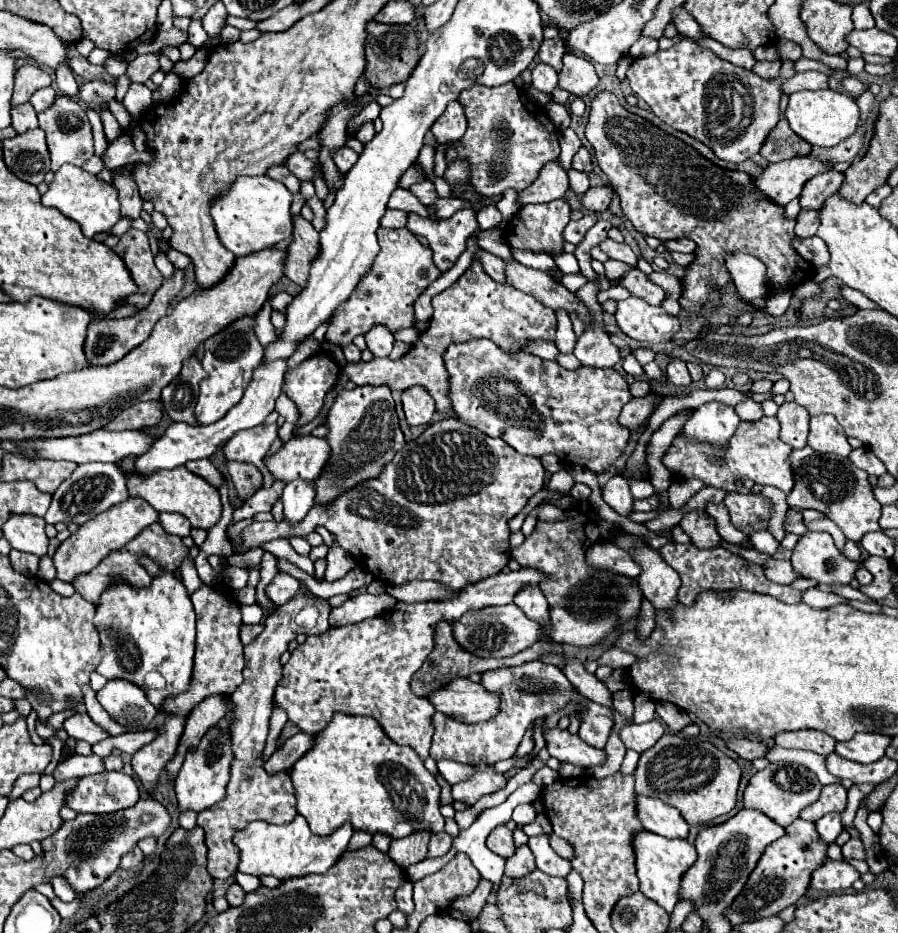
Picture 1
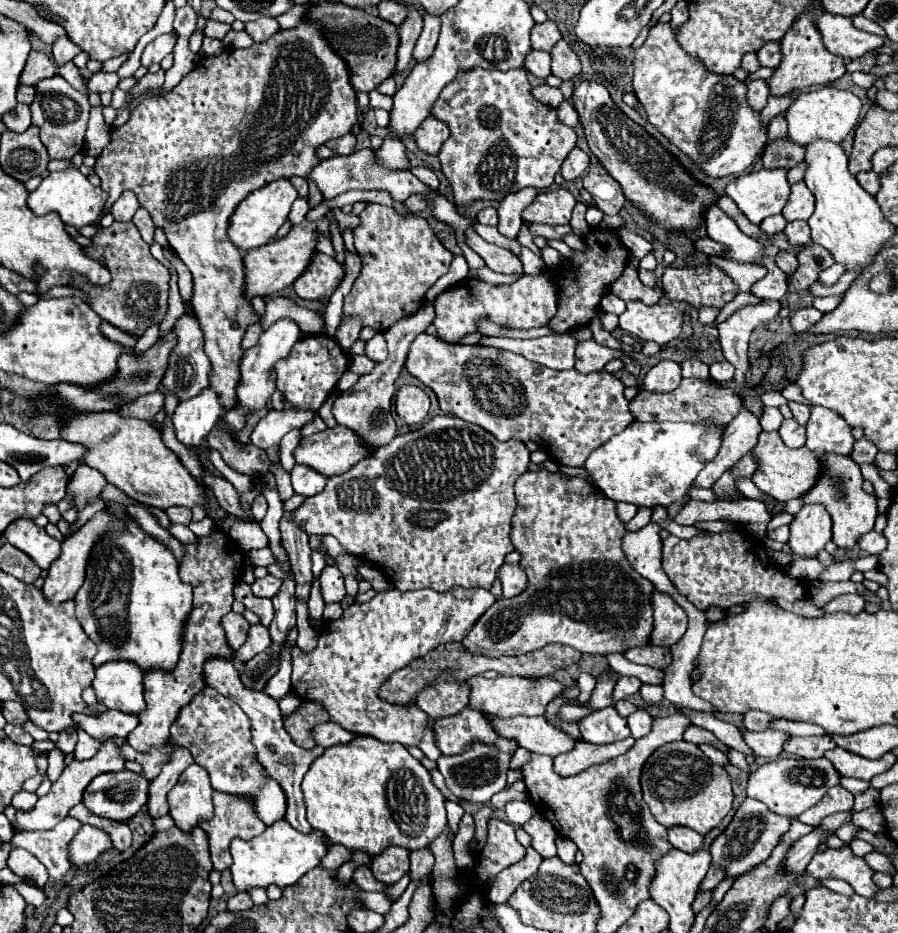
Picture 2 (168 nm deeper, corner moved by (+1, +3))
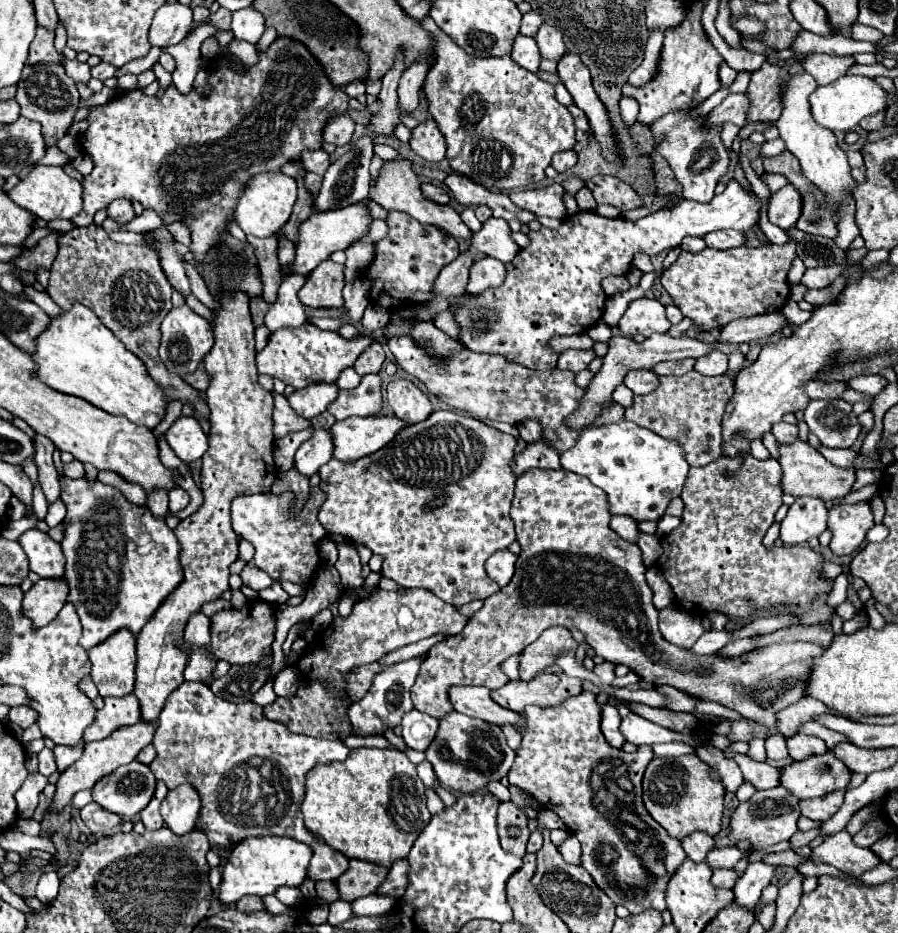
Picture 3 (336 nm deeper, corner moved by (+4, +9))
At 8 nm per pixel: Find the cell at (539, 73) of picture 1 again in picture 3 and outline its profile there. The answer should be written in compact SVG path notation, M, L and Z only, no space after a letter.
M518 34L516 40L514 40L514 48L512 48L512 54L510 58L526 68L528 72L538 72L538 64L540 64L540 52L538 52L538 46L536 46L536 40L530 38L530 36L522 36Z

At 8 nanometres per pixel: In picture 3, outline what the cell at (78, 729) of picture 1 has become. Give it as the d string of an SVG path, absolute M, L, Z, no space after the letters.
M134 694L120 698L104 698L104 708L100 708L94 716L94 722L84 732L84 742L94 742L106 738L114 730L122 726L132 726L142 718L138 698Z

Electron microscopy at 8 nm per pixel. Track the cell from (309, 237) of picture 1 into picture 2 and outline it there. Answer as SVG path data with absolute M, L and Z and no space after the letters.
M317 252L311 258L307 270L293 282L293 290L297 292L297 296L307 300L327 298L335 290L341 276L343 276L343 270L335 262L335 258L323 252Z

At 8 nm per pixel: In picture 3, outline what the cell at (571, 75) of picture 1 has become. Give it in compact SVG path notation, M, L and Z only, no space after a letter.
M542 24L534 36L534 40L538 42L538 50L542 54L542 58L550 58L550 60L560 60L560 54L566 52L566 46L562 42L562 36L556 28Z

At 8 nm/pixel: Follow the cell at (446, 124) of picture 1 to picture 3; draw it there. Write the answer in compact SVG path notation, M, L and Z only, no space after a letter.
M432 120L422 122L418 128L412 130L410 146L418 156L428 162L440 162L446 156L446 140Z

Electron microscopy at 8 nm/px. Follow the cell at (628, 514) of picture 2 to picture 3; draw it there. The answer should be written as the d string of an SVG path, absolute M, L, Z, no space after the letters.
M614 516L610 520L610 528L624 540L636 544L638 542L638 528L636 528L636 522L630 518L630 516Z

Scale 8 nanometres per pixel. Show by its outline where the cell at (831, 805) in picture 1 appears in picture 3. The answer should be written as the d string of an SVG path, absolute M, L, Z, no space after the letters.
M836 790L836 792L830 792L826 796L820 796L820 798L802 800L800 802L800 812L806 818L826 822L828 818L832 818L838 812L838 808L842 806L842 802L844 802L844 792Z

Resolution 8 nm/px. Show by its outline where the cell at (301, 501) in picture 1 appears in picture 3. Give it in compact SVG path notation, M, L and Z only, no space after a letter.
M314 430L312 438L306 440L296 452L296 468L304 476L312 476L320 470L322 464L330 462L332 458L332 432L330 430Z

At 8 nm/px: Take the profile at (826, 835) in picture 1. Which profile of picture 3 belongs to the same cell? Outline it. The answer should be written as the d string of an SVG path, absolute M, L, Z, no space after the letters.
M766 862L750 864L746 868L746 872L742 874L742 878L736 882L736 886L732 888L734 902L740 908L756 914L758 912L758 904L760 904L758 896L760 896L762 888L770 884L770 878L772 878L774 870L776 870L776 866L770 866Z

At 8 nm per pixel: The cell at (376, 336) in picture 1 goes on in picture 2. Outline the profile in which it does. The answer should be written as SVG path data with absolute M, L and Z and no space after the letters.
M377 332L365 346L365 354L375 360L375 362L383 362L387 358L387 342L385 336L381 332Z

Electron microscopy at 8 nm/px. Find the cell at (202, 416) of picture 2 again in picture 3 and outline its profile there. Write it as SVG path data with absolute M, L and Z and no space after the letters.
M178 418L166 432L166 442L186 464L196 462L208 450L208 436L196 418Z

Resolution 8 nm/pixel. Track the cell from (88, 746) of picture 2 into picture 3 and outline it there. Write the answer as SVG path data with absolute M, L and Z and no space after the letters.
M78 744L76 748L64 748L64 746L54 746L54 760L58 766L58 772L64 772L70 764L74 764L80 758L80 752L84 744Z

